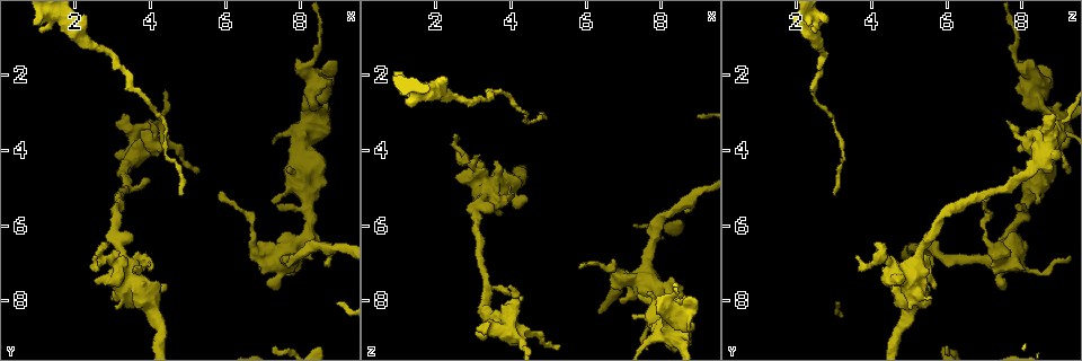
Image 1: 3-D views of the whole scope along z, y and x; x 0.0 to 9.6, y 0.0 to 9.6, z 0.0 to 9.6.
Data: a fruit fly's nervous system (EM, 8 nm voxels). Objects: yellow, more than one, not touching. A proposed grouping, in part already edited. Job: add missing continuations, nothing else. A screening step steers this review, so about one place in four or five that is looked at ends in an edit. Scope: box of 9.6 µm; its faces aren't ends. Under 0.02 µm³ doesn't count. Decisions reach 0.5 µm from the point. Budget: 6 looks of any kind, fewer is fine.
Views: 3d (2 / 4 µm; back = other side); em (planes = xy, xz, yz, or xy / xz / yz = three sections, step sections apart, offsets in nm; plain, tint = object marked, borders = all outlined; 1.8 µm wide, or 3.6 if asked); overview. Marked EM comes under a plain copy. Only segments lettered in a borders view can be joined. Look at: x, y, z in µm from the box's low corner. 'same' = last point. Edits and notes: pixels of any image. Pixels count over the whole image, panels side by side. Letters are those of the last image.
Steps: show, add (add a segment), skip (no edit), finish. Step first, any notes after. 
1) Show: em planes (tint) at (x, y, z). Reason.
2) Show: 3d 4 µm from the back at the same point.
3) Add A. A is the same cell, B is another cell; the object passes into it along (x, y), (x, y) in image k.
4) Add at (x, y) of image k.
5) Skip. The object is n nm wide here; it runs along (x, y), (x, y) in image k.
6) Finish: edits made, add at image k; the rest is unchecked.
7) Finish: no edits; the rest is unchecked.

Show: 3d 4 µm at (2.80, 6.85, 4.30).

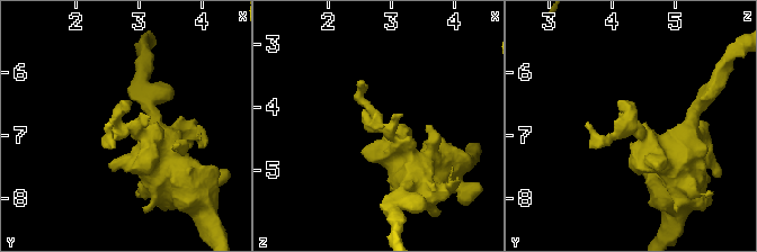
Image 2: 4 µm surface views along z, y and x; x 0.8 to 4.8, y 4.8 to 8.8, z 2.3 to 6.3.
Show: em planes (borders) at (2.90, 6.90, 4.40). Now the EM.

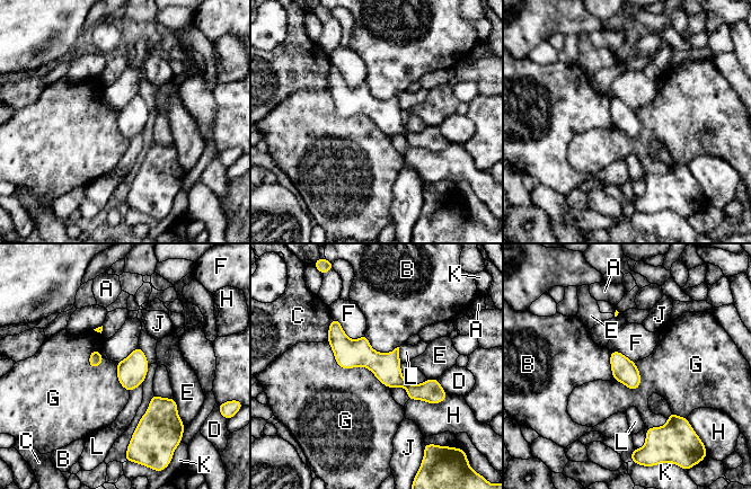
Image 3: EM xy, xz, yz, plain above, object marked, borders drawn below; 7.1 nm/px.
Skip. The object is 180 nm wide here; A, B, C, D, E, F, G, H, J, K and L are other cells; no lettered segment goes on from it.

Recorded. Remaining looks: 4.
Show: em planes (borders) at (4.15, 3.30, 8.90). Calibre changes.

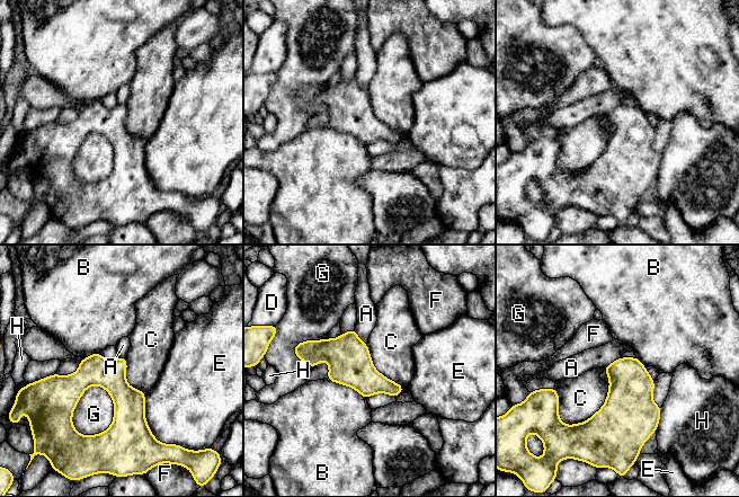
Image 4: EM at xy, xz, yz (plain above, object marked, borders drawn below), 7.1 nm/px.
Skip. The object is 220 nm wide here; A, B, C, D, E, F, G and H are other cells; it runs along (52, 378), (104, 380), (121, 397), (112, 438) in image 4; no lettered segment goes on from it.

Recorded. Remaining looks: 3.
Show: em planes (borders) at (4.90, 5.20, 3.00). Tapers out.

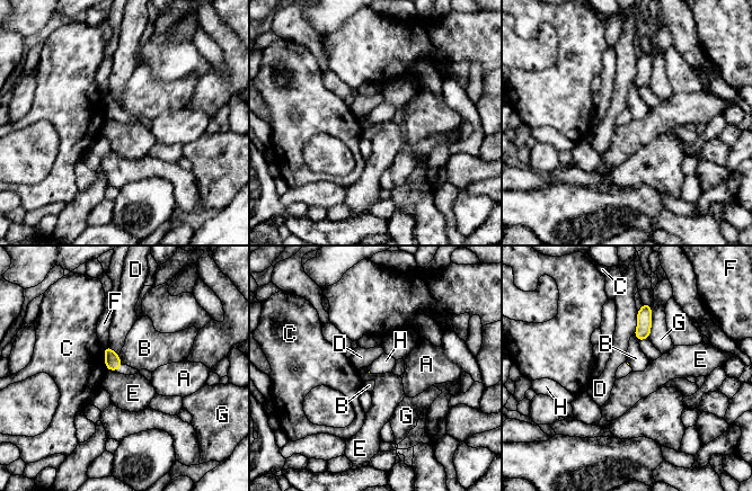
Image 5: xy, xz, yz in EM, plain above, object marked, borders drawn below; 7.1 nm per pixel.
Add H. H is the same cell, A, B, C, D, E, F and G are other cells; the neuron continues.

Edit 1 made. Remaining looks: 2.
Finish: edits made, add at image 5; the rest is unchecked.

